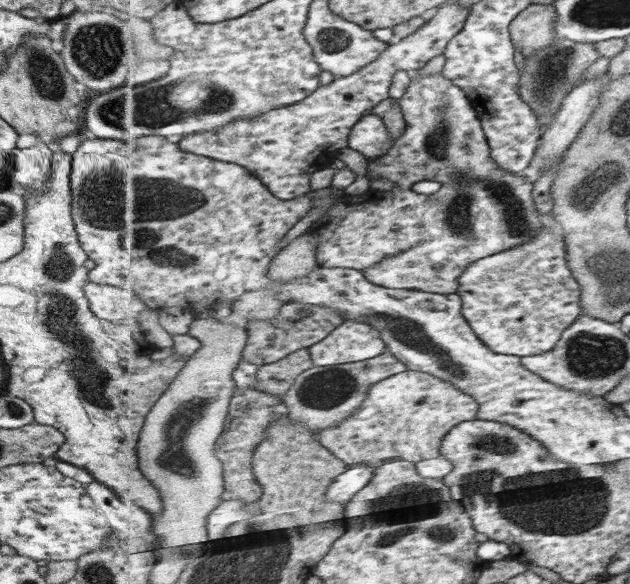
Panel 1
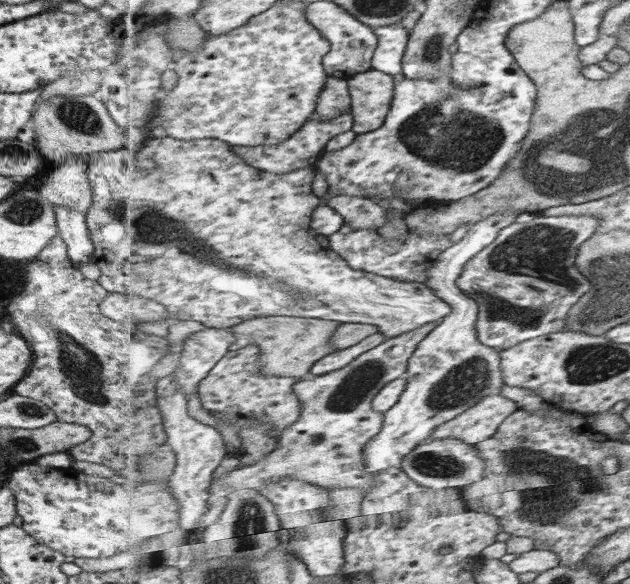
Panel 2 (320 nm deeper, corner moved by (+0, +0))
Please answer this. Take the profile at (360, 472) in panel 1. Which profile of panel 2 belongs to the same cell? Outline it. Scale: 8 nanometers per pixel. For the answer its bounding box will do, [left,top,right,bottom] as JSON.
[364,210,521,474]

